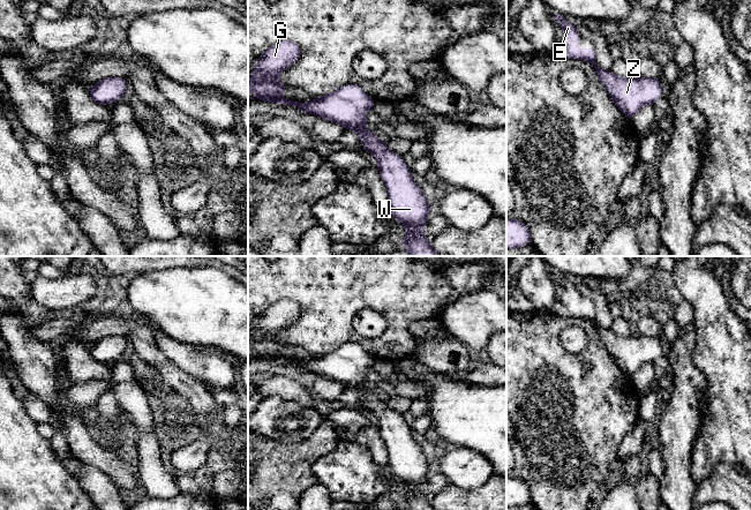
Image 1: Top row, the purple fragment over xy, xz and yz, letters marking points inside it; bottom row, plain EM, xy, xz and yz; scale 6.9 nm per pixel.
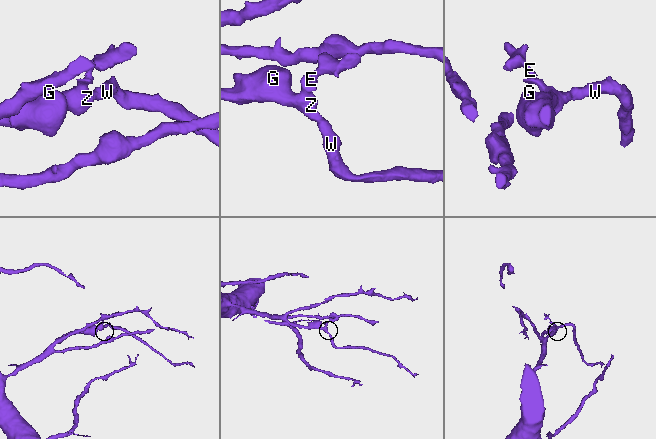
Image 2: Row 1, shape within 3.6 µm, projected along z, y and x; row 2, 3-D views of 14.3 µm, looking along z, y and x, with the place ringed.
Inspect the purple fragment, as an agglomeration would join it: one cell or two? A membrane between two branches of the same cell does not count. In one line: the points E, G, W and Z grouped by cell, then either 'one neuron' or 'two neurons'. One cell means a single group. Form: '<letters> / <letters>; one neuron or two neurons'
E G W Z; one neuron

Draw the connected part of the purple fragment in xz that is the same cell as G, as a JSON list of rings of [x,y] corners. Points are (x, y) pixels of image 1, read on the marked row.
[[[281,40],[268,48],[254,67],[251,81],[248,83],[248,92],[257,96],[251,99],[295,106],[303,113],[316,114],[341,125],[344,129],[358,133],[363,151],[371,152],[377,158],[380,175],[389,193],[390,210],[406,228],[403,247],[410,256],[441,256],[425,237],[425,227],[433,207],[413,180],[403,156],[391,151],[367,129],[366,113],[373,110],[375,100],[361,87],[350,83],[309,103],[280,97],[287,85],[279,81],[279,74],[294,65],[300,57],[301,48],[292,40]]]

